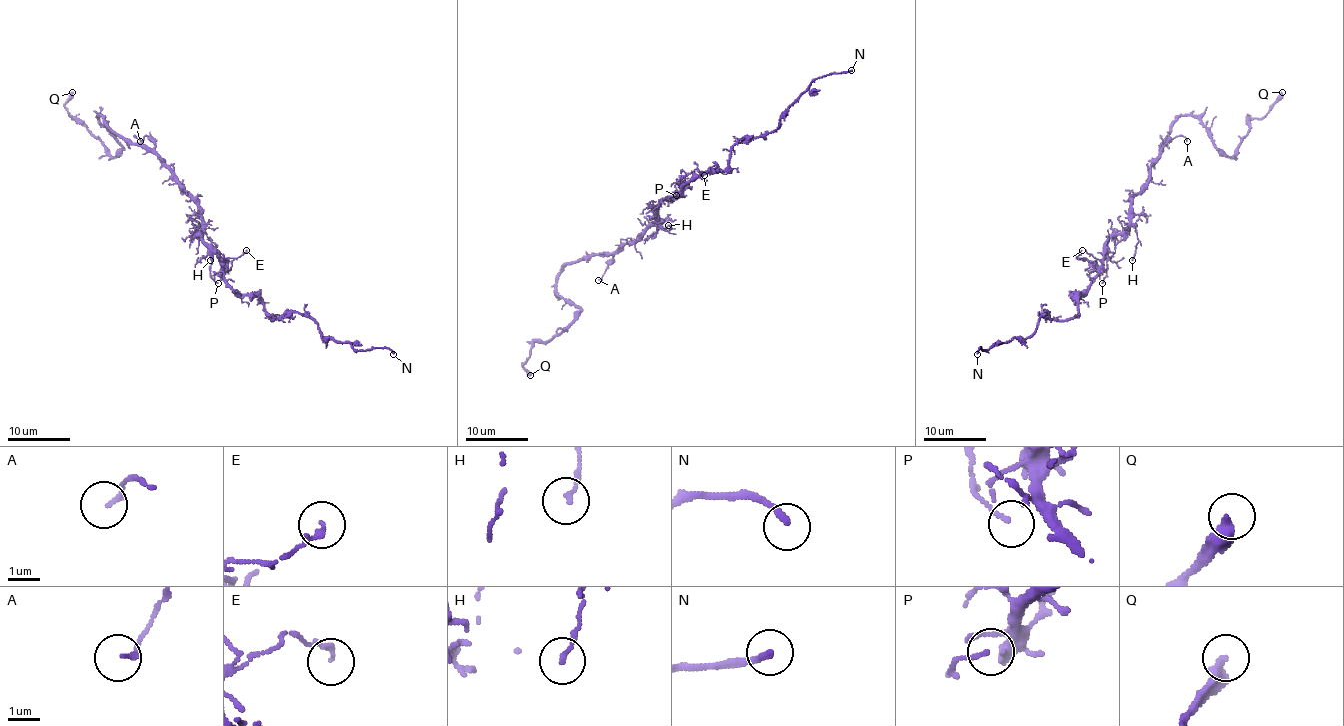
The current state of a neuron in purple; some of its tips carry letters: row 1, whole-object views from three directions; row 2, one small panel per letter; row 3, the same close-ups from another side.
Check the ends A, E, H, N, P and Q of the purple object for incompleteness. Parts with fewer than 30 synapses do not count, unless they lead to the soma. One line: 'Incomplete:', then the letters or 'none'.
Incomplete: N

